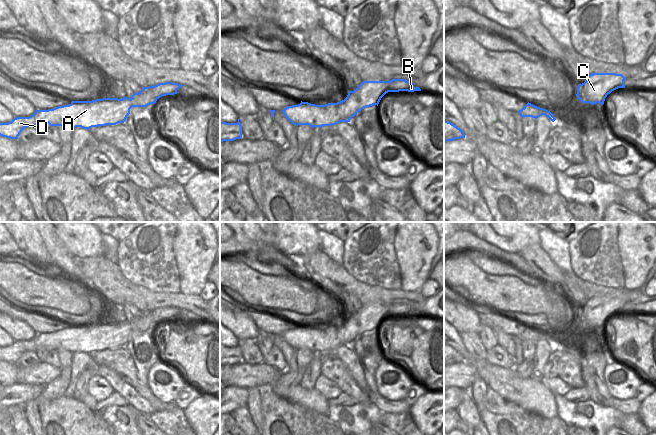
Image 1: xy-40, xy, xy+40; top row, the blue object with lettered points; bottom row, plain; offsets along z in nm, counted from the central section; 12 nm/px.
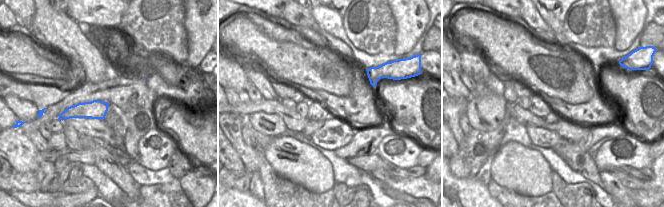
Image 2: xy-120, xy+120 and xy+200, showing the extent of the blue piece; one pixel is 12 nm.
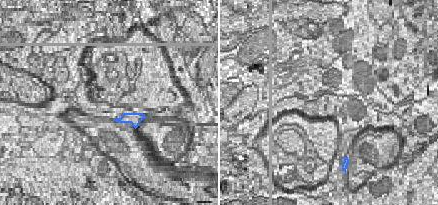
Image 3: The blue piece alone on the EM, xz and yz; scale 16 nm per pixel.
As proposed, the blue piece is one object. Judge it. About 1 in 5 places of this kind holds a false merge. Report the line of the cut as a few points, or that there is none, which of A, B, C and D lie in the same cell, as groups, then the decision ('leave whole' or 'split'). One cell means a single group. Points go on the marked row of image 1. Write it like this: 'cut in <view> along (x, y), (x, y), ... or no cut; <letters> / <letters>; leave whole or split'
no cut; A B C D; leave whole

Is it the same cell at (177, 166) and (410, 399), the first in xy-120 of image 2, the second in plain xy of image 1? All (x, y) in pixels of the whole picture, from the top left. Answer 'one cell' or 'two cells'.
one cell

